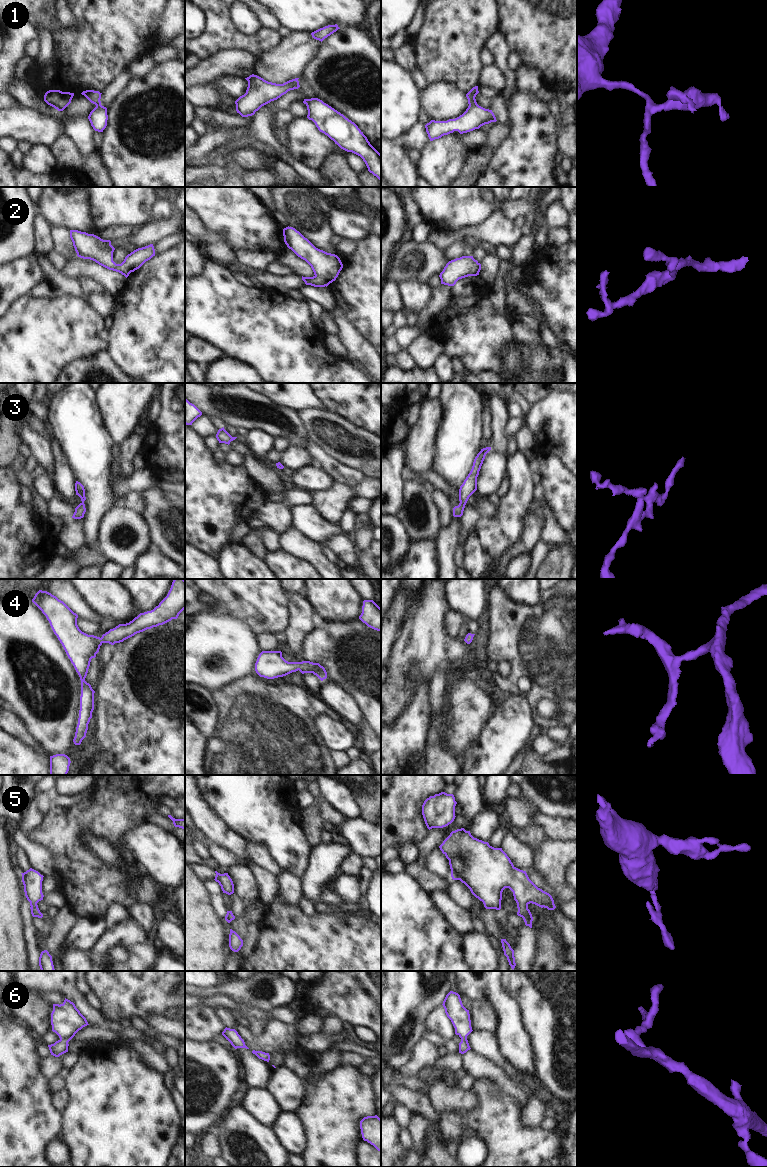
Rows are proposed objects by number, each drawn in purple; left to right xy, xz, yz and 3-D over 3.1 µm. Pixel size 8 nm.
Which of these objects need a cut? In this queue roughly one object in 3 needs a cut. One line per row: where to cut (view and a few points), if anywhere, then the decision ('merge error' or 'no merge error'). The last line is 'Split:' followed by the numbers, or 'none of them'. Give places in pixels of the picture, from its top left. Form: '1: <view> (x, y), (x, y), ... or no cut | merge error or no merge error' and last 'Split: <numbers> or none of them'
1: xz (292, 80), (292, 87), (290, 89) | merge error
2: no cut | no merge error
3: no cut | no merge error
4: no cut | no merge error
5: no cut | no merge error
6: no cut | no merge error
Split: 1

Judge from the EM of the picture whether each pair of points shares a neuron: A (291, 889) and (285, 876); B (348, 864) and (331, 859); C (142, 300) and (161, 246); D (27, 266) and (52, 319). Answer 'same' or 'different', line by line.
A: same
B: different
C: different
D: different

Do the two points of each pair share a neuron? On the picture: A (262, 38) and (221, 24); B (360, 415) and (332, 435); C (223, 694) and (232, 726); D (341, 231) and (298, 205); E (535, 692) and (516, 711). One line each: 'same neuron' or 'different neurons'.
A: same neuron
B: different neurons
C: same neuron
D: different neurons
E: different neurons

